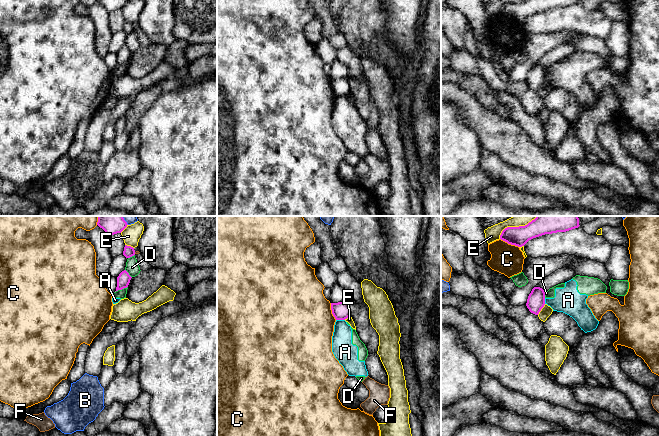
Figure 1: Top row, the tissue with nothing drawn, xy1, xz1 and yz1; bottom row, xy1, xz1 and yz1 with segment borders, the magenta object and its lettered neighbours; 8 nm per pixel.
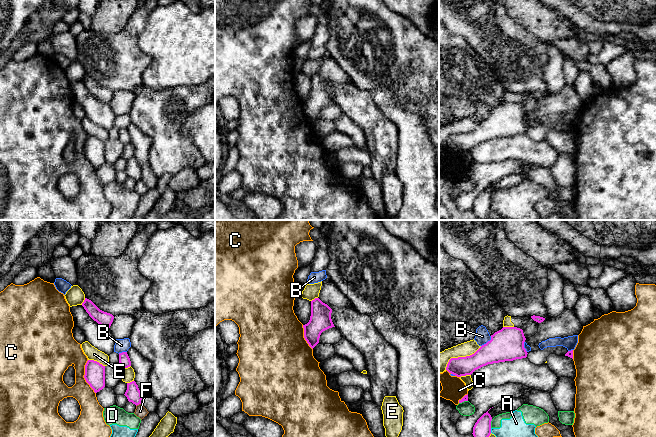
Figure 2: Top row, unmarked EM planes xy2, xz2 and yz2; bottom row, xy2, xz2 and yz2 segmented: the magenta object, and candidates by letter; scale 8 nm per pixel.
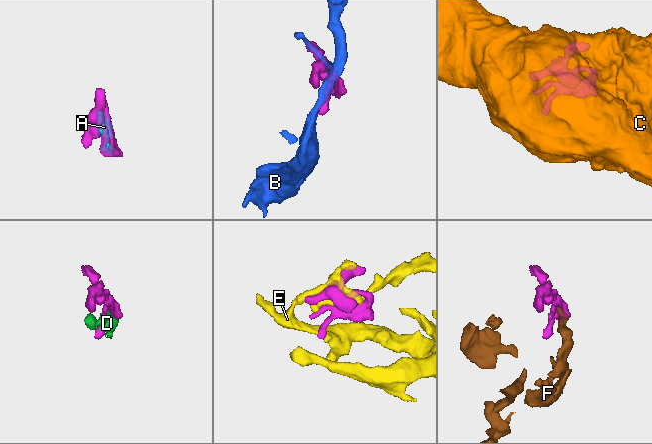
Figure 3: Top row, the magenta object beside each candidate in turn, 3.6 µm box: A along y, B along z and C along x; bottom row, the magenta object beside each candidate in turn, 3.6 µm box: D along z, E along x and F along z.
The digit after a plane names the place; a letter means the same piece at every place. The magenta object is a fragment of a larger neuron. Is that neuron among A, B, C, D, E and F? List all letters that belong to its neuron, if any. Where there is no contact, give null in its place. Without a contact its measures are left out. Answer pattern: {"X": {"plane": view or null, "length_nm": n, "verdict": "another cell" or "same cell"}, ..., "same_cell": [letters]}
{"A": {"plane": "xz1", "length_nm": 70, "verdict": "another cell"}, "B": {"plane": "yz2", "length_nm": 120, "verdict": "another cell"}, "C": {"plane": "xy2", "length_nm": 280, "verdict": "another cell"}, "D": {"plane": "xy1", "length_nm": 120, "verdict": "another cell"}, "E": {"plane": "yz2", "length_nm": 340, "verdict": "another cell"}, "F": {"plane": "xy2", "length_nm": 50, "verdict": "another cell"}, "same_cell": []}

